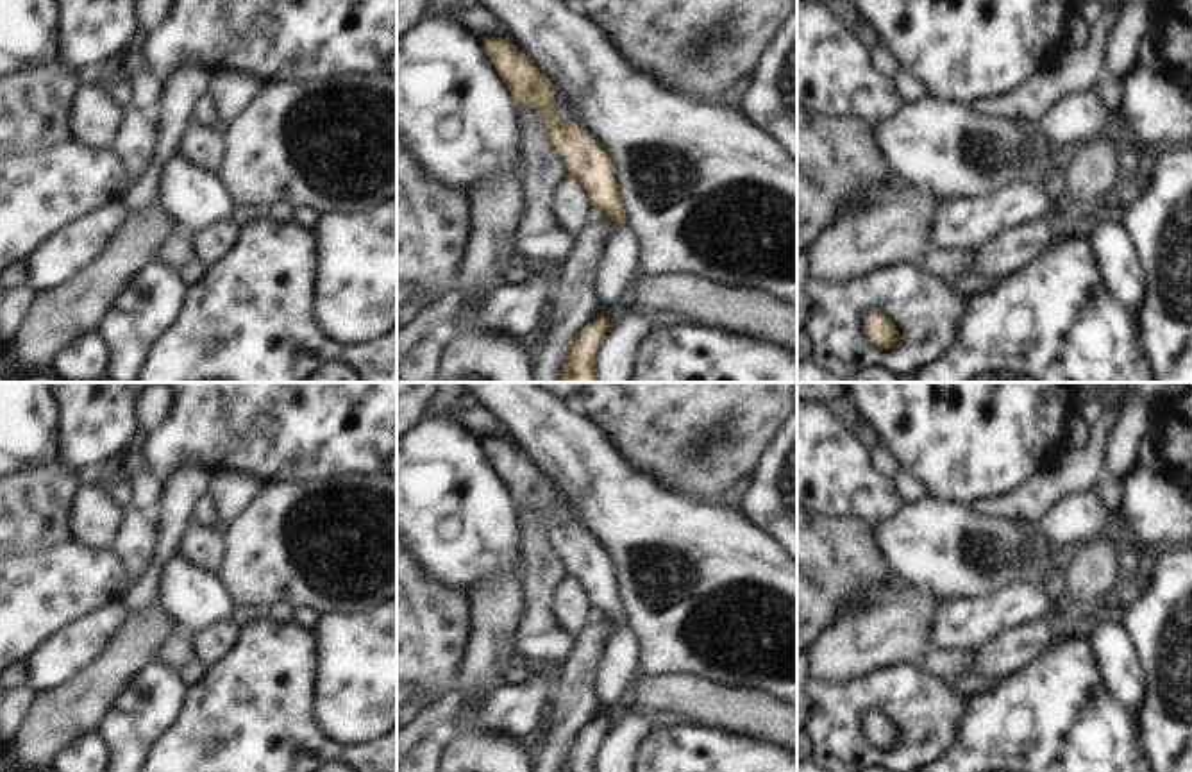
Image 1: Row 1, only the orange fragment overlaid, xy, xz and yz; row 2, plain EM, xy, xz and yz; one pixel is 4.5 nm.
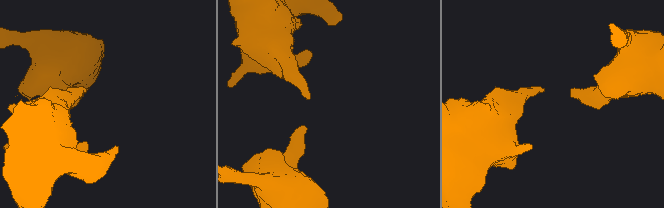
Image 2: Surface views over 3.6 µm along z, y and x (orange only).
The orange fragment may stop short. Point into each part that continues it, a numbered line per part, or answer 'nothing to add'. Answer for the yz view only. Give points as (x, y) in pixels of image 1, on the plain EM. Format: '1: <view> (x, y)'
nothing to add

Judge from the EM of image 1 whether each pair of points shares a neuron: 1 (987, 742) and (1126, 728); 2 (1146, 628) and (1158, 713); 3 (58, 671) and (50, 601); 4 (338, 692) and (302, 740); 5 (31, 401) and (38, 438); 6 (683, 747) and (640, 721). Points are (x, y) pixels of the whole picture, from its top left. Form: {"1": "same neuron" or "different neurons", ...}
{"1": "same neuron", "2": "same neuron", "3": "different neurons", "4": "different neurons", "5": "same neuron", "6": "different neurons"}

